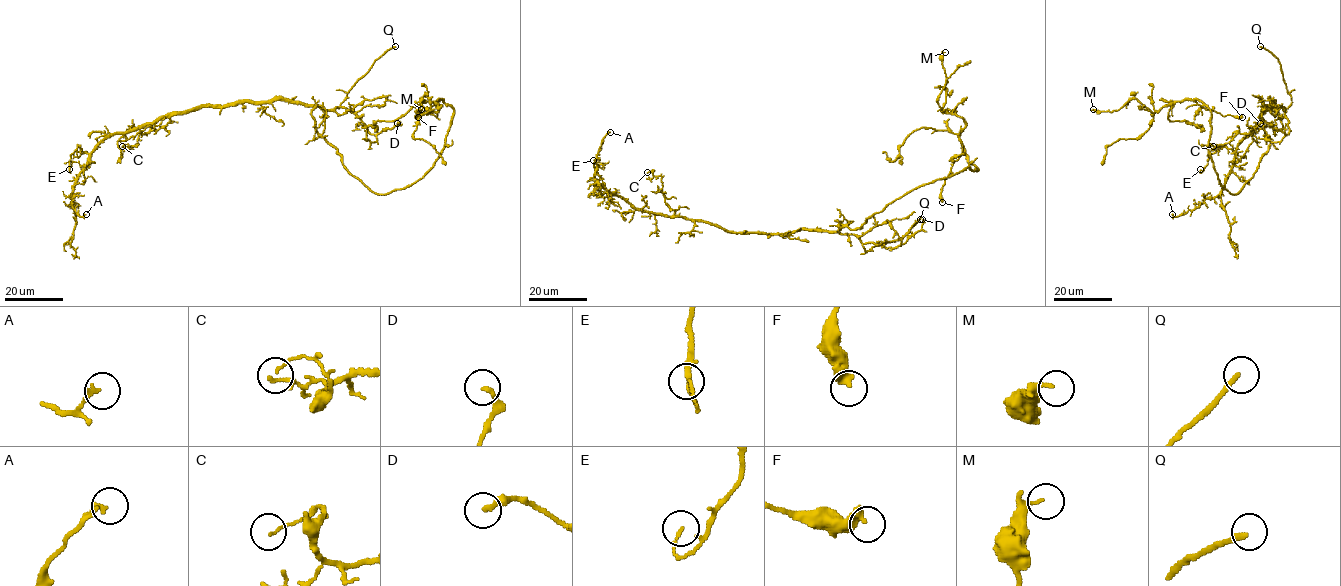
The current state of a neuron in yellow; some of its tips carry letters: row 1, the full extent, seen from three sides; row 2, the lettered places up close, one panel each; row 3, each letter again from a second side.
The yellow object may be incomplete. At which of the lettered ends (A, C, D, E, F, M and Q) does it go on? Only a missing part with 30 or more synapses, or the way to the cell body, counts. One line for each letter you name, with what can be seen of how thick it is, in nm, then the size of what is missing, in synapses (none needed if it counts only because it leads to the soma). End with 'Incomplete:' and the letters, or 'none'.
Q: 220 nm thick
Incomplete: Q

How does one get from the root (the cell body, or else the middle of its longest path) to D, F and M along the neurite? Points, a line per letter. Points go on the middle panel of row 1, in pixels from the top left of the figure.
D: (842, 224), (836, 221), (842, 234), (854, 234), (863, 243), (894, 248), (921, 229), (922, 219)
F: (842, 224), (860, 228), (914, 189), (968, 167), (978, 170), (965, 155), (945, 179), (942, 202)
M: (842, 224), (860, 228), (914, 189), (968, 167), (978, 170), (960, 138), (965, 122), (942, 109), (945, 52)

